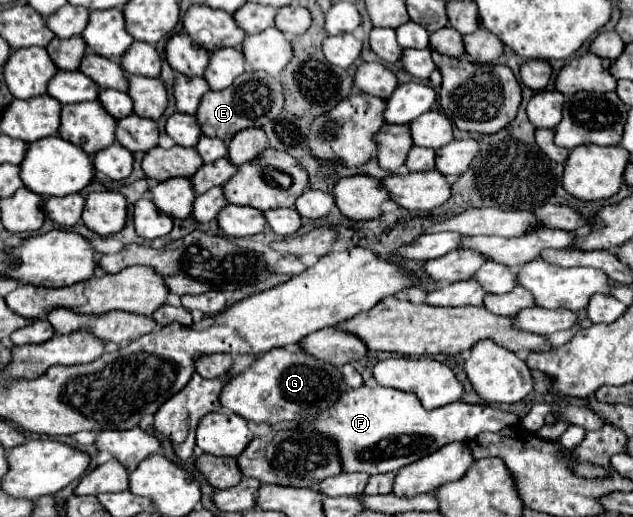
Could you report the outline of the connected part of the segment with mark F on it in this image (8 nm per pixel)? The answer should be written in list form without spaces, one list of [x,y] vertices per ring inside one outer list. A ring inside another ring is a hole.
[[[363,385],[359,389],[349,389],[347,393],[343,393],[333,407],[325,409],[317,417],[313,429],[337,441],[343,471],[363,471],[375,475],[403,469],[405,465],[411,465],[413,461],[435,453],[447,443],[471,441],[479,433],[499,433],[501,429],[517,423],[519,417],[515,413],[507,413],[489,405],[455,401],[441,409],[427,411],[413,393],[379,385]]]

